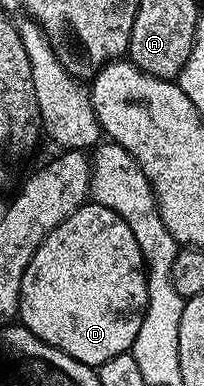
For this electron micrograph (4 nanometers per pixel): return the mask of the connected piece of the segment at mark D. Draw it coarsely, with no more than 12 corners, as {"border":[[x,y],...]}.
{"border":[[86,201],[23,272],[20,325],[98,367],[130,353],[145,261]]}

